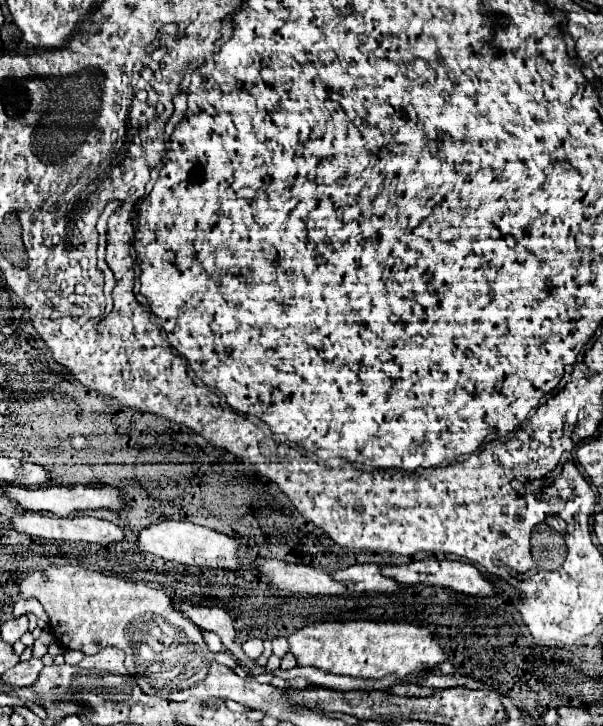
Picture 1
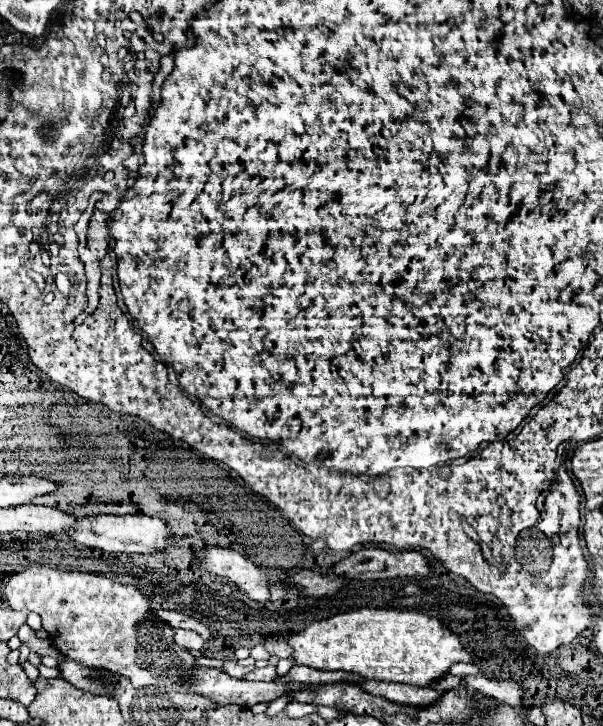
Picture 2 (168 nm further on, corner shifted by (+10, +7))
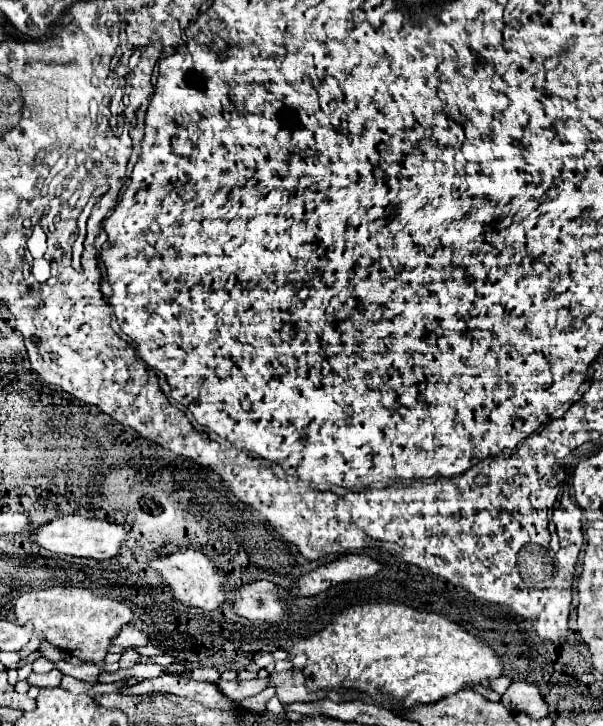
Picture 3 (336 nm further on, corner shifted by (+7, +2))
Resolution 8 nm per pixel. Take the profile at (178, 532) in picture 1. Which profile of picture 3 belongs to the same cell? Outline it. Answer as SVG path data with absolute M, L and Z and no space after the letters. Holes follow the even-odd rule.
M62 516L54 518L46 526L34 532L34 540L44 546L50 552L56 554L70 554L70 556L84 556L84 558L96 558L106 560L118 556L120 548L128 540L128 530L118 522L98 520L98 518L86 518L86 516Z

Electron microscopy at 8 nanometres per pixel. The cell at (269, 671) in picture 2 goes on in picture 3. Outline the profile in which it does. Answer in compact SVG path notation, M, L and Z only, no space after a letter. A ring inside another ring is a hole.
M254 678L254 680L218 680L220 690L232 698L234 702L242 702L250 696L256 696L258 692L262 692L268 686L268 678Z

